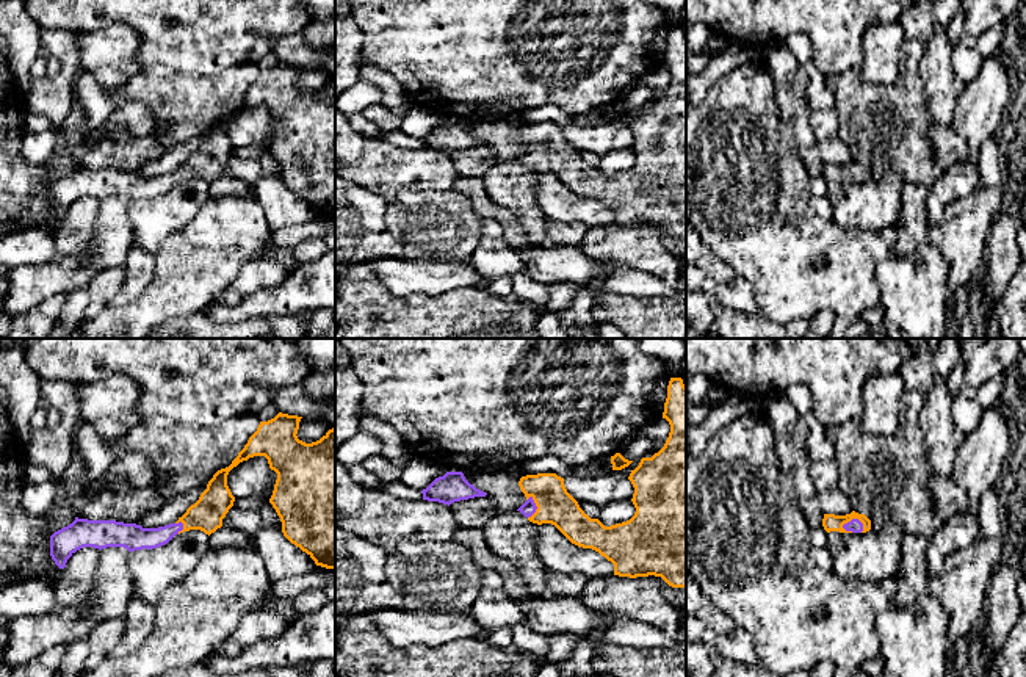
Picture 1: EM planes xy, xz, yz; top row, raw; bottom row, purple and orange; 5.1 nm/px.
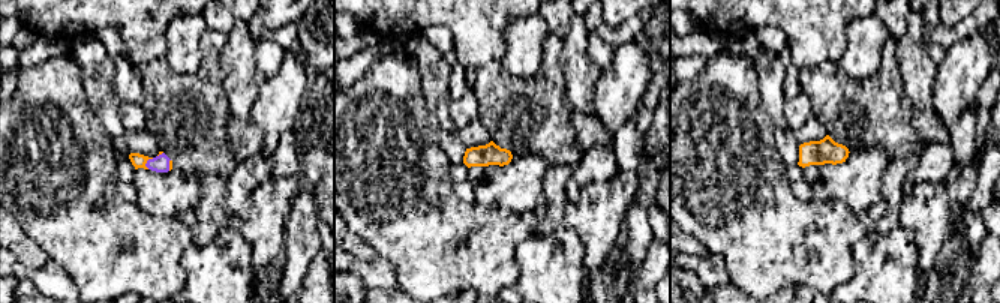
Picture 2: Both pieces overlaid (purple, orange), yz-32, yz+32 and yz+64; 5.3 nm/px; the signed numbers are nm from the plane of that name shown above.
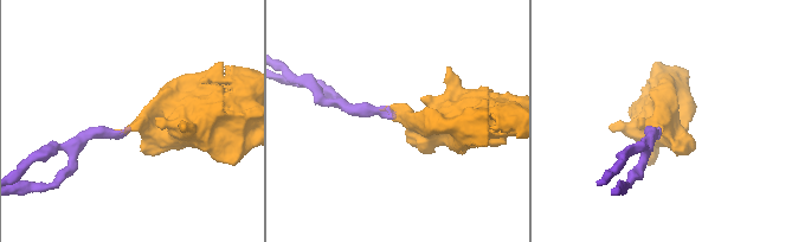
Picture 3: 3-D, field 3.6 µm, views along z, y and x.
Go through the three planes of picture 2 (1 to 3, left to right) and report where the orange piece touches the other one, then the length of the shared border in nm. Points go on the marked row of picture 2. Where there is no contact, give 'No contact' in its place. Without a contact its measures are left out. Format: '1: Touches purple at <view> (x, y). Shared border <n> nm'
1: Touches purple at yz-32 (147, 162). Shared border 70 nm
2: No contact
3: No contact

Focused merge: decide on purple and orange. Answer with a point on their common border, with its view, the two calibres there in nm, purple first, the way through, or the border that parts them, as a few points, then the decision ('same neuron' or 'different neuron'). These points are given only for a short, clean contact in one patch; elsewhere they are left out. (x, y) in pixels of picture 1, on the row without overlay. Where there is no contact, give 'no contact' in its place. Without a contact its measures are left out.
yz (856, 168) | 70/90 nm | across yz (854, 174), (856, 168), (830, 171) | same neuron

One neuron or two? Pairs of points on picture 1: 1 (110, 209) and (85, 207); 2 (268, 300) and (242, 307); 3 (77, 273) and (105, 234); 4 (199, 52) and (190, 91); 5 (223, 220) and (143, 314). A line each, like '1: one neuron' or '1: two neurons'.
1: two neurons
2: one neuron
3: one neuron
4: two neurons
5: one neuron

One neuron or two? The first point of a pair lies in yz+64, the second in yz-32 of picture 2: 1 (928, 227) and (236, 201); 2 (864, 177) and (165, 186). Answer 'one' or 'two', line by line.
1: two
2: one

